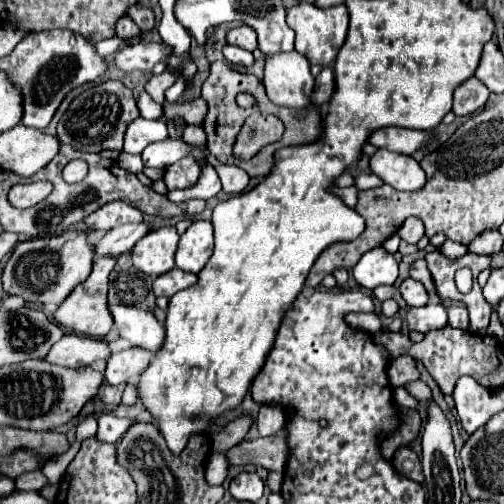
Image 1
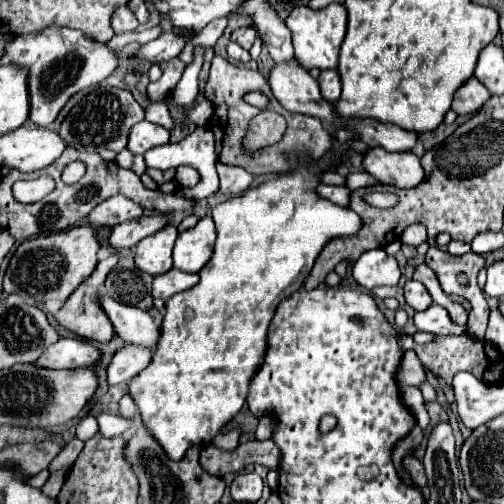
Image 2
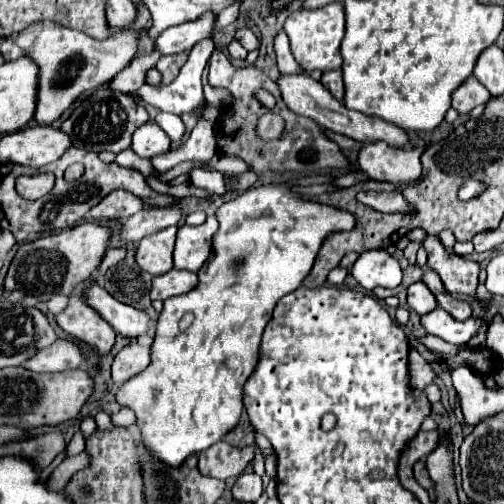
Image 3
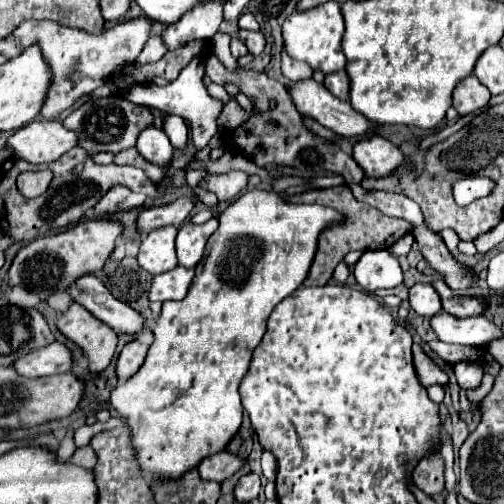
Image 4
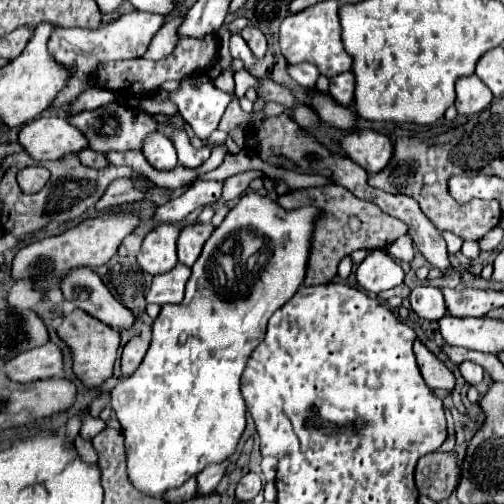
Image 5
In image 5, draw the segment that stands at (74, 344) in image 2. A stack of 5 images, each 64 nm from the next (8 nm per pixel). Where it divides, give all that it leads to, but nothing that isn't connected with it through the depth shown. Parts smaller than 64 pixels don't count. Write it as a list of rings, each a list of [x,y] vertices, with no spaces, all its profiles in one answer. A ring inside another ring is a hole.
[[[48,342],[44,346],[32,348],[28,352],[18,354],[16,358],[8,360],[4,364],[2,372],[12,382],[34,382],[44,378],[60,378],[64,376],[64,364],[62,364],[62,352],[54,342]]]

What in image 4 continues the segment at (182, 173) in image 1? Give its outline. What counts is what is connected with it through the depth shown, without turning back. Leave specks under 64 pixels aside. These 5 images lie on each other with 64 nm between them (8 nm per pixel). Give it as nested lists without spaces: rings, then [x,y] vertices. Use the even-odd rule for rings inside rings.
[[[232,170],[226,174],[212,174],[204,182],[200,182],[202,188],[210,188],[218,200],[234,200],[242,190],[248,186],[248,174],[240,170]]]

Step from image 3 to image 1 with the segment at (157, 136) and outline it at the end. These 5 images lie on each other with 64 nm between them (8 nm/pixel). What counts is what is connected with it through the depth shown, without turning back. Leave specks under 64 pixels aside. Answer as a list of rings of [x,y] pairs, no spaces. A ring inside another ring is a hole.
[[[136,118],[128,130],[126,130],[126,138],[124,138],[124,152],[132,152],[132,154],[142,154],[142,150],[152,144],[152,142],[160,142],[168,138],[168,128],[164,120],[144,120],[144,118]]]

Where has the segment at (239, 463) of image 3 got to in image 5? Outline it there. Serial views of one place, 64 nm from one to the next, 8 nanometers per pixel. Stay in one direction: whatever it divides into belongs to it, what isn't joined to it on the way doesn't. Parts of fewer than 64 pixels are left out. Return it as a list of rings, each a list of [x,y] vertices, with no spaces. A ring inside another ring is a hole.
[[[222,462],[222,464],[210,464],[208,468],[204,468],[198,476],[196,476],[196,482],[198,482],[198,496],[208,496],[216,490],[218,482],[222,480],[224,472],[226,472],[226,466],[228,462]]]

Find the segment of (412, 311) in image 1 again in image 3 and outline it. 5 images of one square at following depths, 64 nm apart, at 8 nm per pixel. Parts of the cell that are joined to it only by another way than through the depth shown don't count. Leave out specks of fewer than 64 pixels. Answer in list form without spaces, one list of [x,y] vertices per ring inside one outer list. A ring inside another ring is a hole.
[[[436,308],[434,312],[428,312],[422,316],[422,326],[432,334],[442,338],[444,342],[450,344],[468,344],[472,336],[478,334],[482,328],[480,318],[468,318],[468,320],[454,320],[446,310]]]

